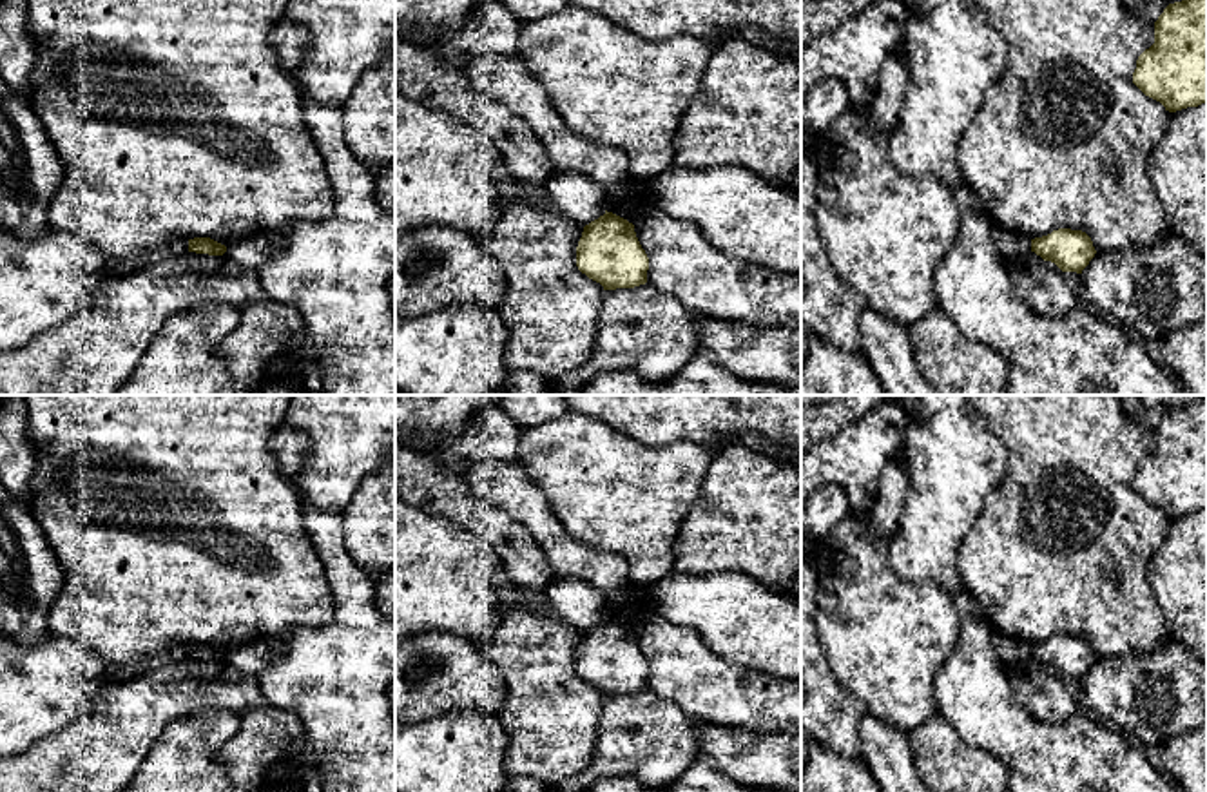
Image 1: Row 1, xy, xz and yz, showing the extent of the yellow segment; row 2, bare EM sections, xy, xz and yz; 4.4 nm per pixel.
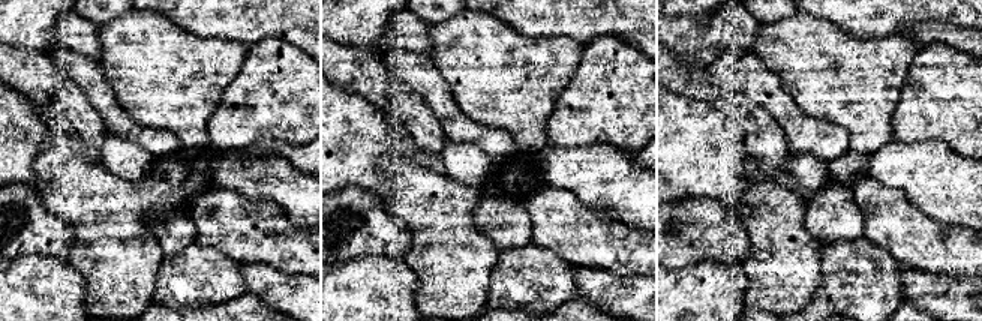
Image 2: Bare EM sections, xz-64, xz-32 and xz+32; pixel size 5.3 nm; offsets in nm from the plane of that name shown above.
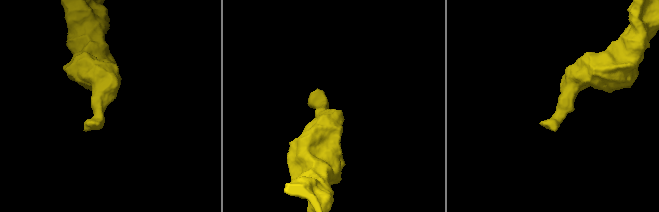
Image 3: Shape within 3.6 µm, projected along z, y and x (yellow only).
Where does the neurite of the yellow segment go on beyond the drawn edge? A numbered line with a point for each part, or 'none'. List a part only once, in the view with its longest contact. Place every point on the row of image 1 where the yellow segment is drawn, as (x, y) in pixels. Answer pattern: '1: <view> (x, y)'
none

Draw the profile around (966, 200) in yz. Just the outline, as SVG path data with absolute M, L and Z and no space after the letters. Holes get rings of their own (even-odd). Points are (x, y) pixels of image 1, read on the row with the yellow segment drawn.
M968 185L953 188L953 196L961 214L966 214L966 212L979 214L979 216L984 214L982 203L979 201L977 194Z

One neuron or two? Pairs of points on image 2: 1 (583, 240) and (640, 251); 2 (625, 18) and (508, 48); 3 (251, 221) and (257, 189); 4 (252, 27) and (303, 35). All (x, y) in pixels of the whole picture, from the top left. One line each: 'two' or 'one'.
1: one
2: two
3: two
4: one

